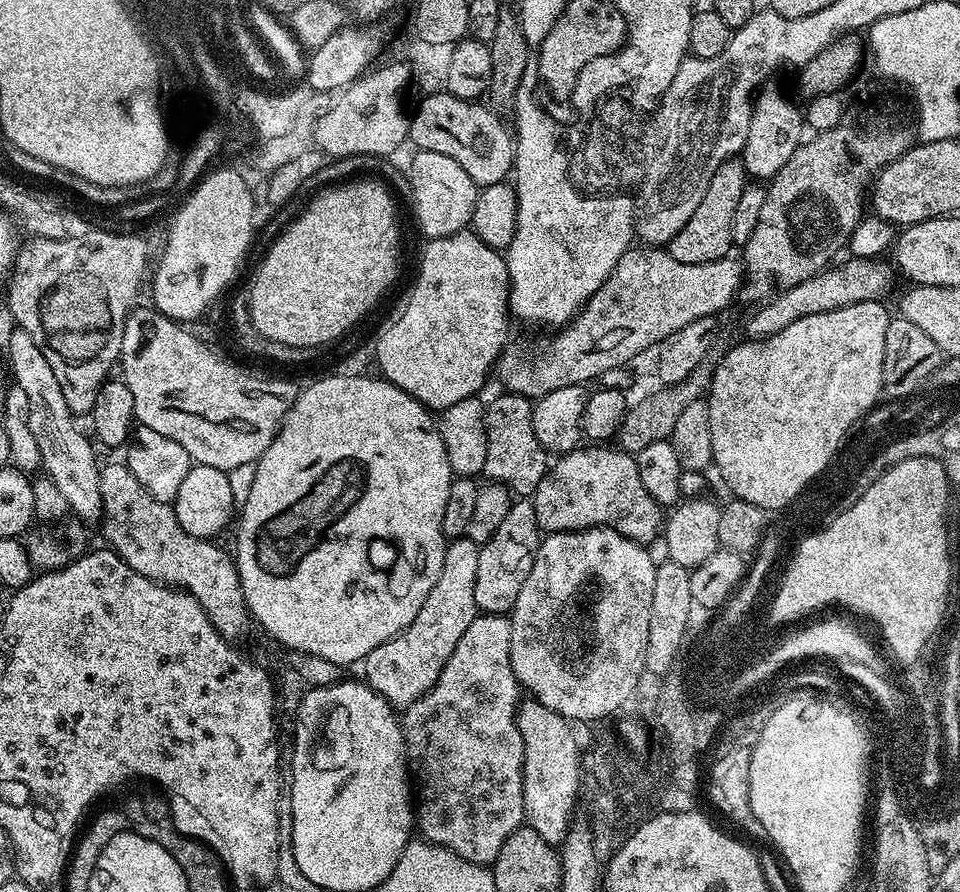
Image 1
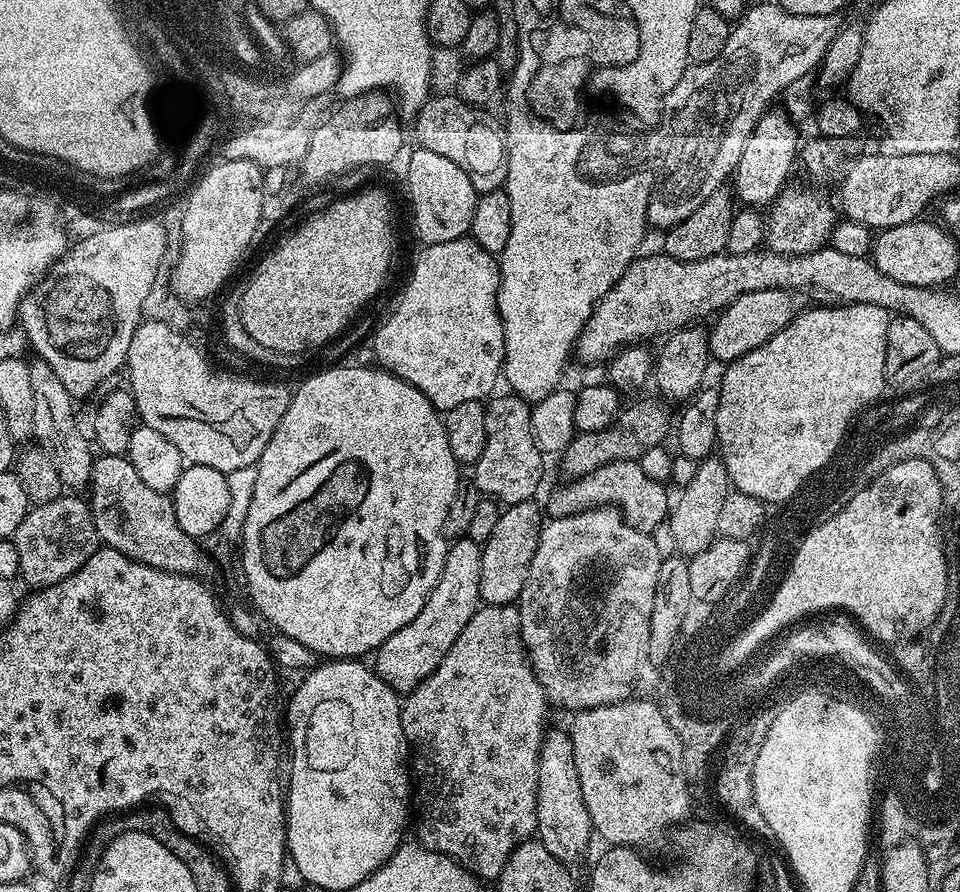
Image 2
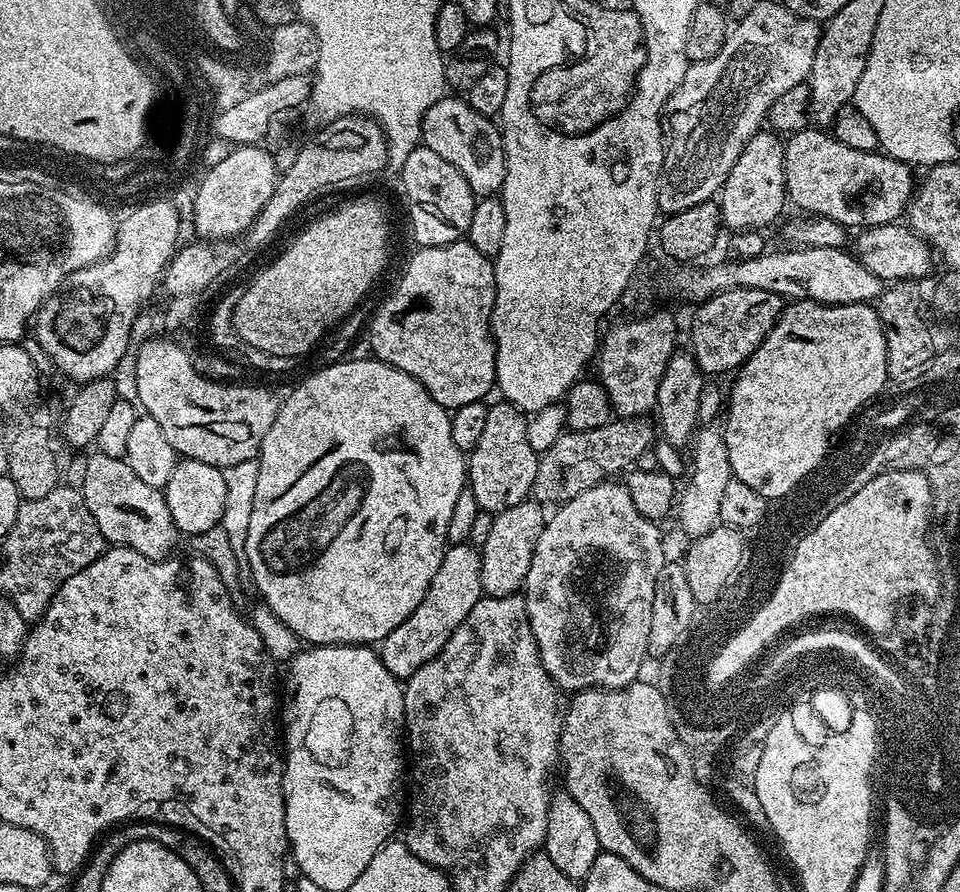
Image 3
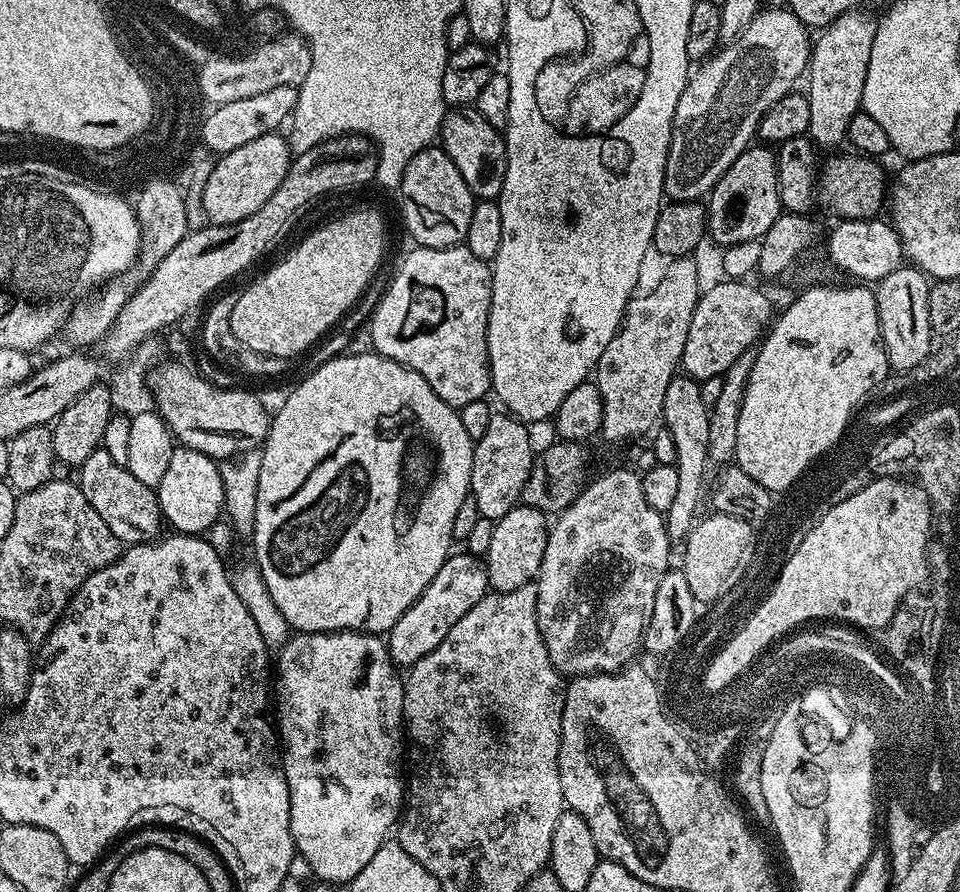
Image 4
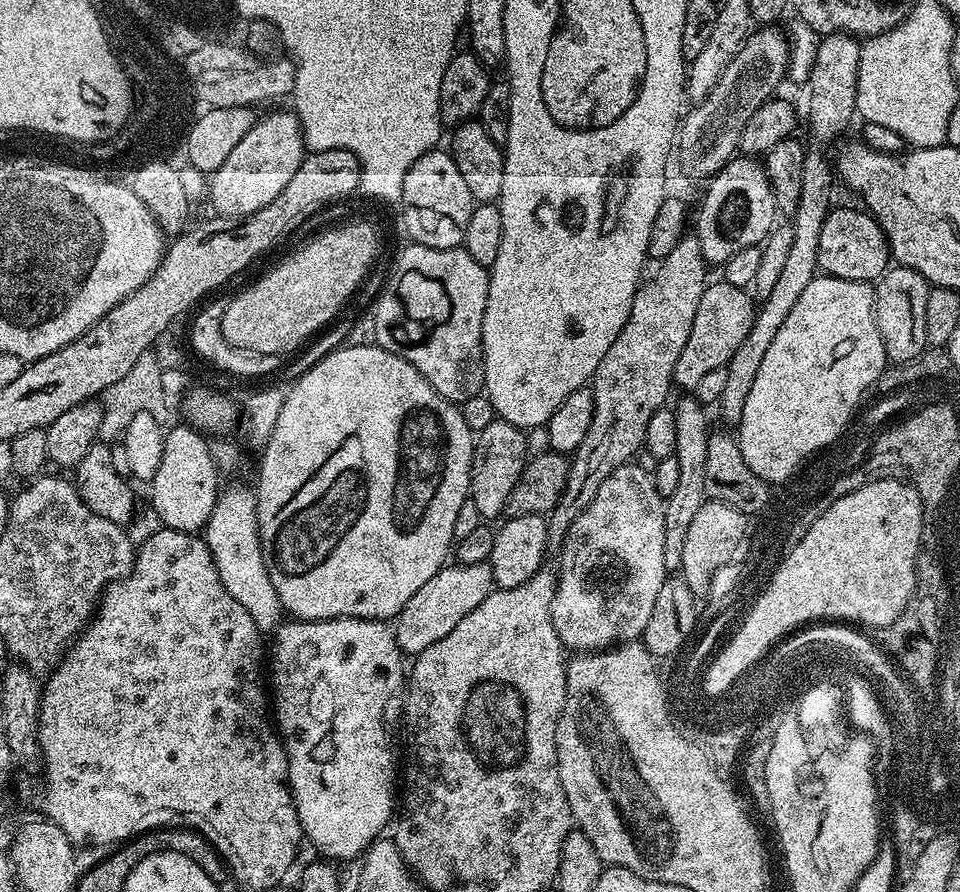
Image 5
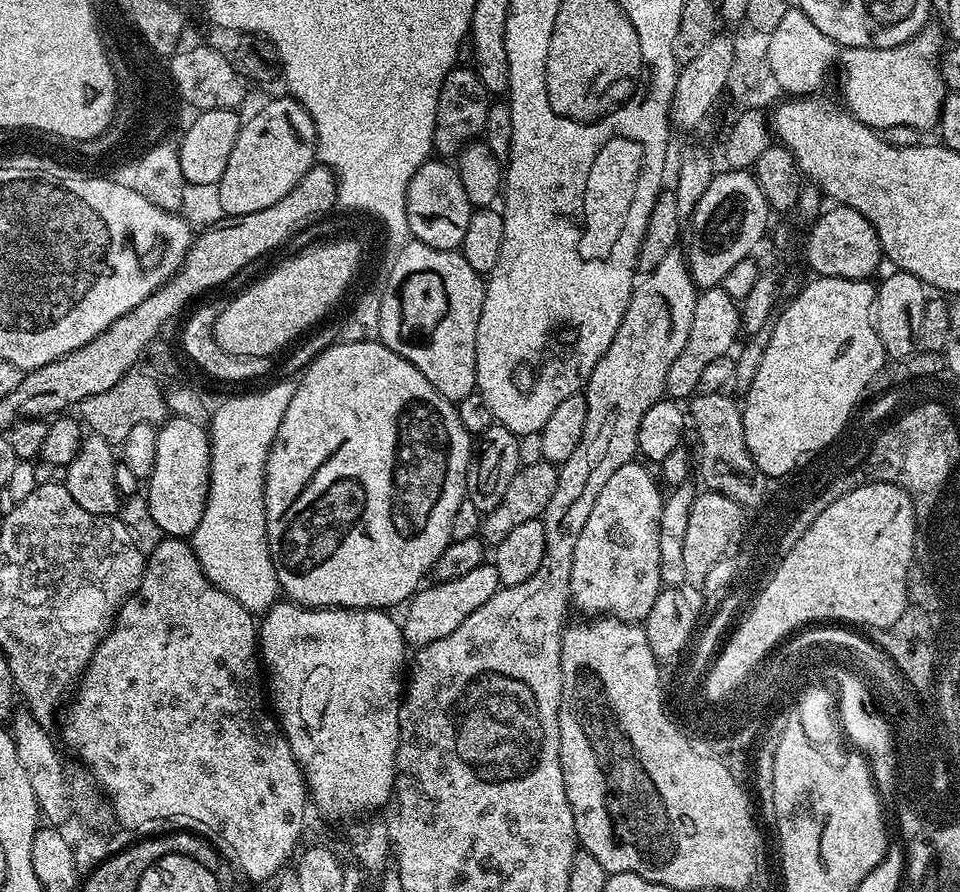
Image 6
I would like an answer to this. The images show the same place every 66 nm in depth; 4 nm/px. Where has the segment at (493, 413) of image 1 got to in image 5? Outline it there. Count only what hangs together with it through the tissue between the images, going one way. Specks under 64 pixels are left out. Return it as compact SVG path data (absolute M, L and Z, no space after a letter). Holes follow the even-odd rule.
M499 418L492 420L486 430L475 437L472 445L472 486L470 499L478 506L478 514L485 521L492 522L499 512L503 513L508 506L510 490L518 486L522 470L528 465L528 437L525 429L514 426Z

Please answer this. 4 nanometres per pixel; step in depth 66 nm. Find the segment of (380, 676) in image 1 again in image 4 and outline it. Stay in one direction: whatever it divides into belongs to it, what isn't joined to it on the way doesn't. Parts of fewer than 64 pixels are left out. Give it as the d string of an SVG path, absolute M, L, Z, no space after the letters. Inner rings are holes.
M471 554L456 555L449 555L442 570L434 574L430 586L422 590L414 606L410 606L410 610L406 610L406 614L402 614L402 618L398 618L398 622L394 622L392 629L386 633L388 653L393 664L411 666L426 658L426 654L430 654L430 650L434 650L434 646L438 646L438 642L450 634L454 622L458 622L466 610L473 608L483 596L488 595L490 589L485 561Z

